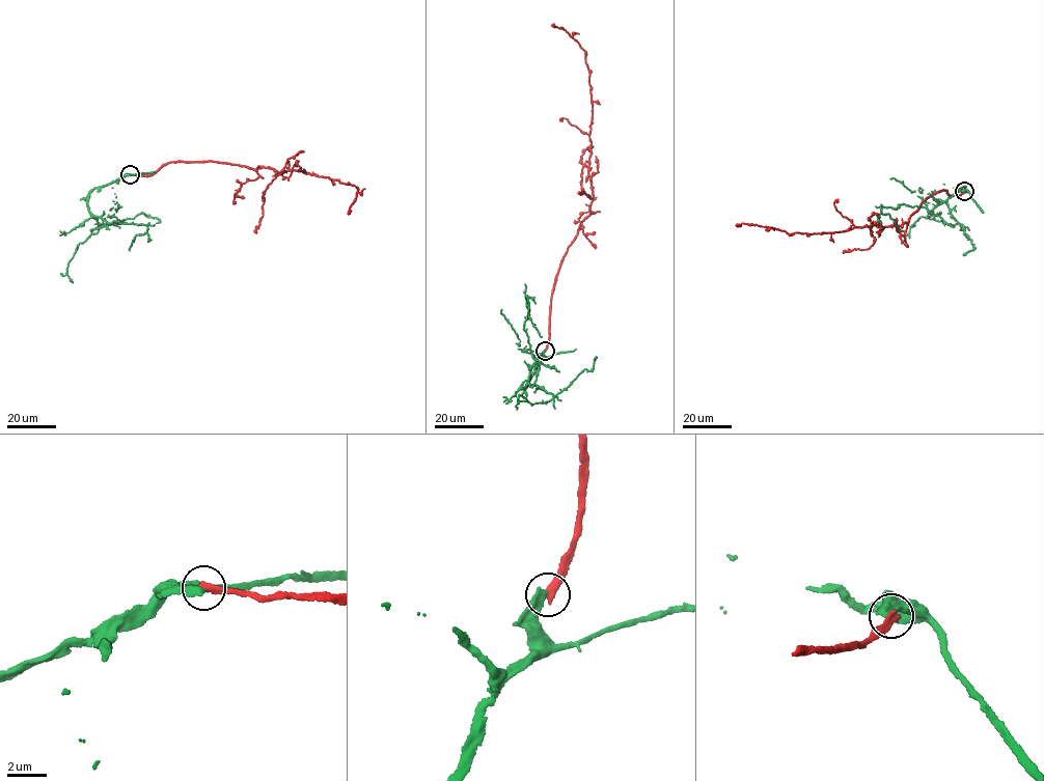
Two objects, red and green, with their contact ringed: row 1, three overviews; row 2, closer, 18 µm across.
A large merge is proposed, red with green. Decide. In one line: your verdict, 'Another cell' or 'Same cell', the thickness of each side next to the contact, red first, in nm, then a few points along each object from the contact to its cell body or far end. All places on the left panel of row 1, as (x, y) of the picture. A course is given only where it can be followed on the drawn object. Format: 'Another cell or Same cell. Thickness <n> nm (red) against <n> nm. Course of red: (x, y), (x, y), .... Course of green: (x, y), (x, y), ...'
Another cell. Thickness 400 nm (red) against 480 nm. Course of red: (130, 174), (146, 176), (170, 162), (296, 170), (358, 188), (348, 214). Course of green: (130, 174), (90, 192), (87, 202), (91, 214), (106, 222), (146, 225), (147, 231), (136, 234), (129, 250)

